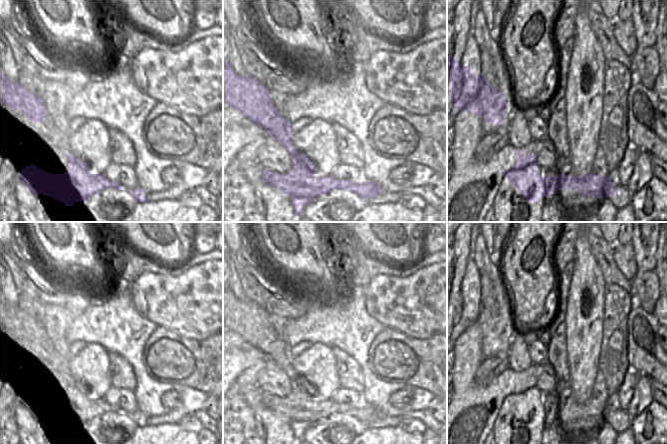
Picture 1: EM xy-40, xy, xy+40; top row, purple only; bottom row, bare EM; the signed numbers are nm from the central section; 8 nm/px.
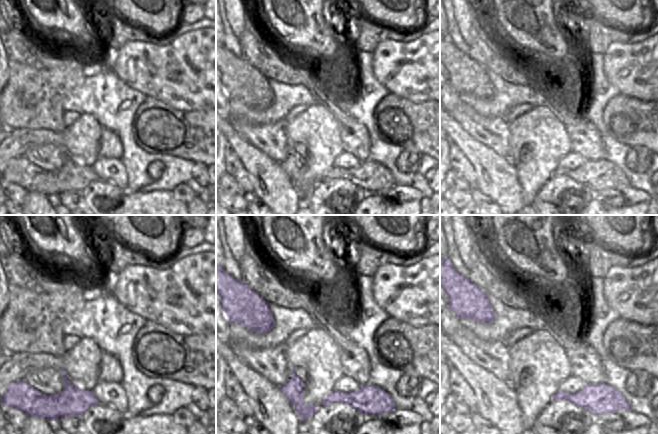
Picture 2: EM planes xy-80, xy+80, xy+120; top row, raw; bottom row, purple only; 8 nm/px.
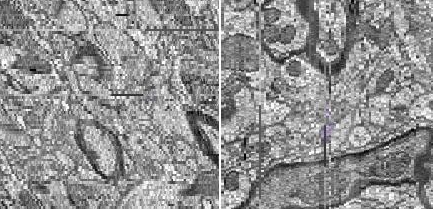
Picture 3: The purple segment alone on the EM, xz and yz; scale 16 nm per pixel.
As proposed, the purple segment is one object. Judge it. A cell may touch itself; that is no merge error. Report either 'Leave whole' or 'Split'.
Split

